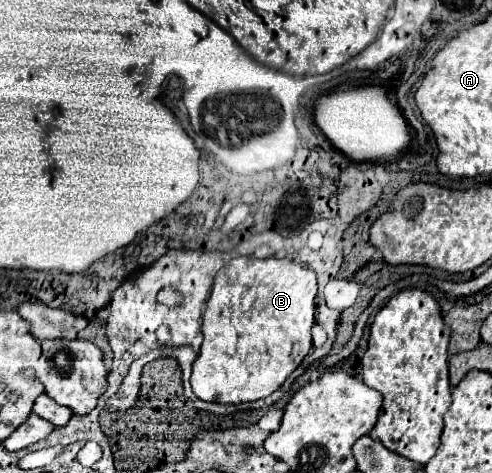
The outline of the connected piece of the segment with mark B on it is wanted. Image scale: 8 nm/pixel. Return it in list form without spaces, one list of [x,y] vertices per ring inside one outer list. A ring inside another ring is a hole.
[[[241,256],[241,258],[233,258],[229,264],[225,264],[215,276],[215,284],[213,284],[213,290],[211,290],[211,296],[207,302],[207,310],[203,314],[203,328],[201,328],[203,330],[203,344],[201,344],[199,358],[193,362],[193,374],[191,374],[191,388],[193,388],[195,396],[199,400],[205,400],[205,402],[241,404],[241,402],[253,402],[253,400],[259,400],[259,398],[273,394],[311,350],[311,326],[315,324],[315,296],[317,296],[315,272],[299,262],[293,262],[287,258],[285,260],[277,260],[277,258],[257,260],[251,256]]]

